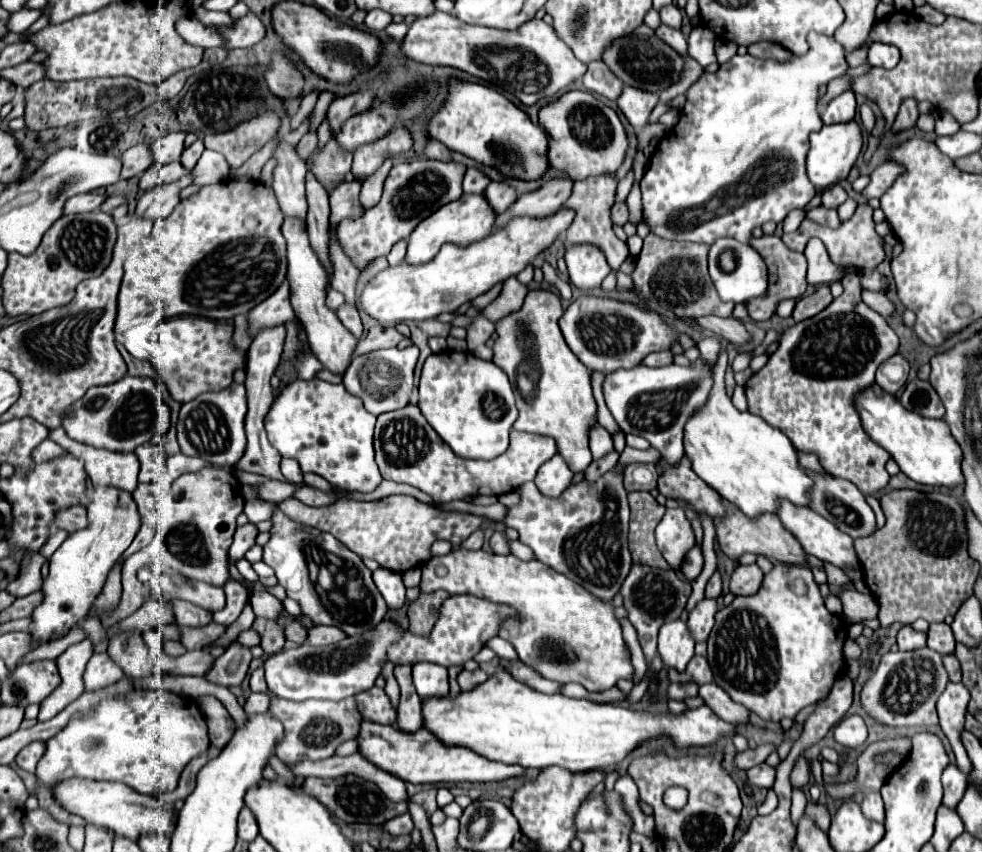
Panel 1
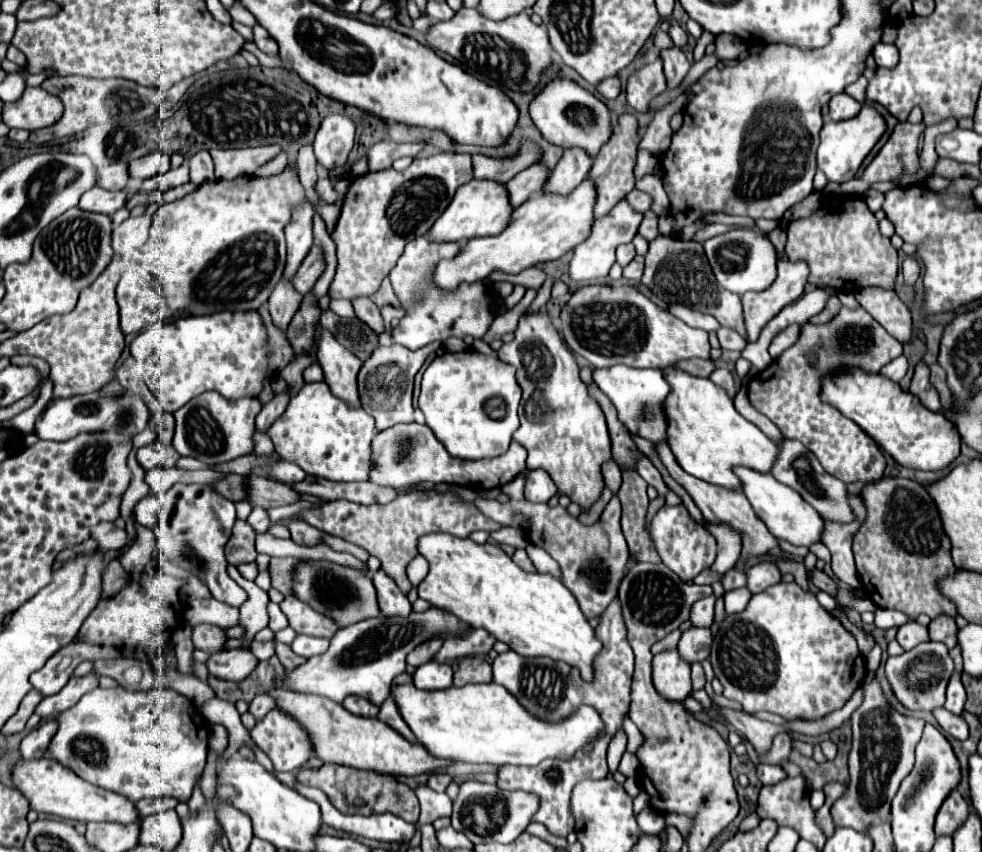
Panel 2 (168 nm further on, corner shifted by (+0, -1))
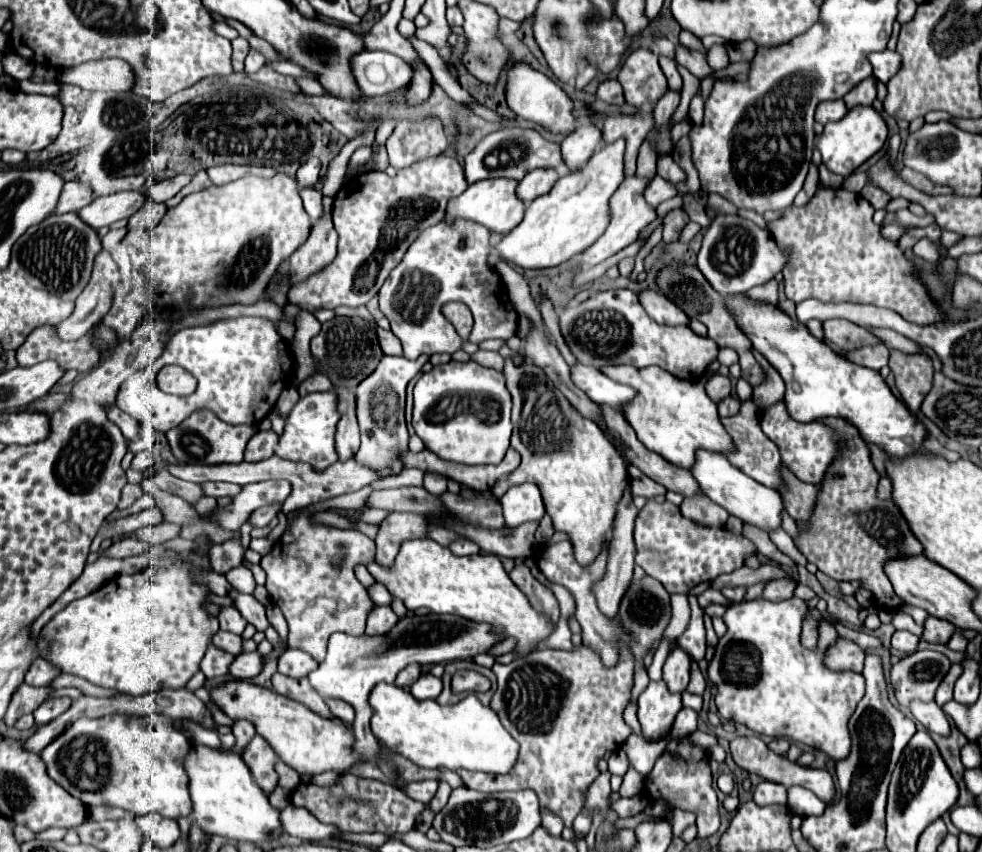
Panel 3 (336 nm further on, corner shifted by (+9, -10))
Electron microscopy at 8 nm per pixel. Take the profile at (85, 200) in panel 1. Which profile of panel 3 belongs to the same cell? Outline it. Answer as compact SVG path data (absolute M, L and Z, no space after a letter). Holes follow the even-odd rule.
M142 191L112 193L106 197L94 199L90 205L82 207L78 215L90 227L100 229L104 225L112 225L118 219L128 219L134 211L138 211L144 205L144 201L146 201L146 195Z

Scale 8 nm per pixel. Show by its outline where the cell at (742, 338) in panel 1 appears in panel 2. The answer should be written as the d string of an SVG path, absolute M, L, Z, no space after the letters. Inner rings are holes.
M669 304L667 310L669 310L669 314L677 316L679 320L683 320L691 328L701 328L701 330L707 330L707 332L719 330L719 322L713 316L703 314L703 312L695 312L695 310L691 310L683 304Z

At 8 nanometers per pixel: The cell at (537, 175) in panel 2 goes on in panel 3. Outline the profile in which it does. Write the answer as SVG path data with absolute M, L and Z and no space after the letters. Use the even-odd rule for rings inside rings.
M534 169L518 183L516 197L520 197L520 201L524 201L524 205L528 205L536 197L548 193L552 189L552 185L556 183L556 179L558 179L556 169Z

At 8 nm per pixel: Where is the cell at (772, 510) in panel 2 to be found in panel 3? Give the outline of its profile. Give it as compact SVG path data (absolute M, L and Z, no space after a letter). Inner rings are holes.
M698 451L692 475L700 483L700 489L704 491L706 497L710 497L716 505L724 507L730 515L738 517L742 523L754 525L766 533L772 533L778 527L782 527L782 513L786 511L782 495L776 489L768 489L762 483L756 483L752 477L744 475L738 467L732 467L732 463L724 455Z

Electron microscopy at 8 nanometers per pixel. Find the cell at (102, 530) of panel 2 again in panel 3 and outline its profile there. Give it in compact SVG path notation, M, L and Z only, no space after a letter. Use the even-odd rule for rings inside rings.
M118 539L114 541L108 549L100 549L100 557L130 557L130 555L140 555L148 549L148 543L138 541L138 539Z

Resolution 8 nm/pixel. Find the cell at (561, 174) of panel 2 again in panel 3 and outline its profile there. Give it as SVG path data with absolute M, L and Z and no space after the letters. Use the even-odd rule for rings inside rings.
M582 125L574 133L570 133L560 149L562 149L562 173L572 173L592 157L592 153L602 145L602 133L600 127L594 125Z

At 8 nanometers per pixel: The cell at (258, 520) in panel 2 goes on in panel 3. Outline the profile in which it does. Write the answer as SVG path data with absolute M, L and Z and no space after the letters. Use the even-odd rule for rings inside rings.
M260 507L252 511L252 515L248 517L248 523L254 527L266 527L276 517L276 509L278 507Z

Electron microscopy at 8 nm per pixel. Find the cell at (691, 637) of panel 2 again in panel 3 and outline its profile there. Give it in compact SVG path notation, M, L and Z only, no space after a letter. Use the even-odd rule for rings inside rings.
M676 647L666 663L664 663L664 675L662 679L666 681L668 689L674 693L674 691L684 691L688 681L690 681L690 665L692 665L692 657L682 649L682 647Z

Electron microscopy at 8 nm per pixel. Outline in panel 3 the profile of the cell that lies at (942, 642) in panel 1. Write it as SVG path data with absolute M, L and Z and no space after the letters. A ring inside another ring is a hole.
M928 617L924 623L924 633L922 639L926 643L942 643L946 645L948 639L952 637L952 633L956 631L956 627L944 619L936 619L936 617Z

